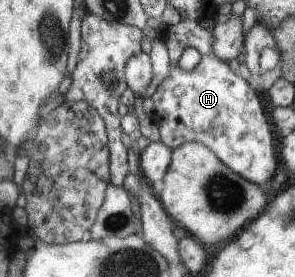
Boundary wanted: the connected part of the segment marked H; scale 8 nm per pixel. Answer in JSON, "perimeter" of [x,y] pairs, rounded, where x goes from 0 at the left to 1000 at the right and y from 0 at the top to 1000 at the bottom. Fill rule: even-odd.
{"perimeter":[[[614,69],[593,90],[556,94],[549,134],[569,173],[580,253],[512,347],[542,509],[576,538],[647,509],[692,516],[732,545],[773,603],[875,668],[932,635],[939,549],[892,383],[824,278],[790,264],[773,224],[729,195],[719,112],[681,97],[678,72]],[[634,166],[661,166],[685,202],[681,224],[641,260],[600,238]]]}

